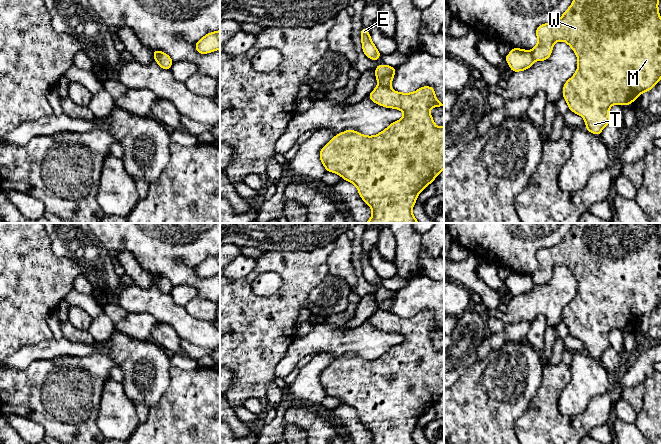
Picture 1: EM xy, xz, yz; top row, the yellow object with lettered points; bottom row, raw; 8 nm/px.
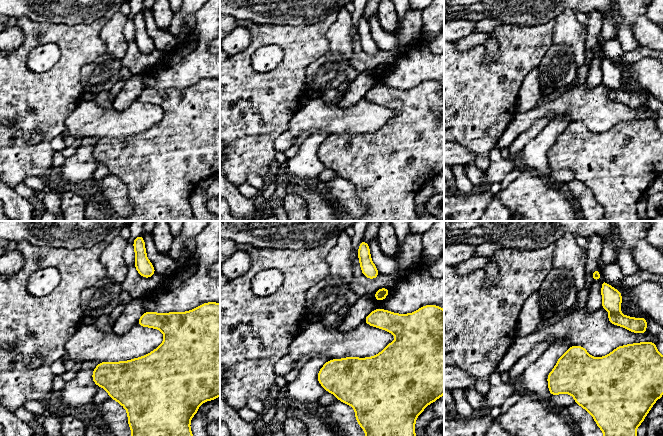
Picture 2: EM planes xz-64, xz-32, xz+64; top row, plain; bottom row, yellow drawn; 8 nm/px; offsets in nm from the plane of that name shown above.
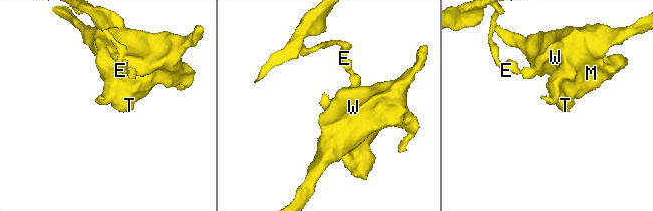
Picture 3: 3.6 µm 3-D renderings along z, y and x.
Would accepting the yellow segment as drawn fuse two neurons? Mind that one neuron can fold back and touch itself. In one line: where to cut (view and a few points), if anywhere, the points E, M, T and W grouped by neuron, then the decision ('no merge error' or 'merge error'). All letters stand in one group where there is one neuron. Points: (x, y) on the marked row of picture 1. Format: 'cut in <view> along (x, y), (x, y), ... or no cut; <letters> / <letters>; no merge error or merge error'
cut in xz along (378, 84), (389, 88); E / M T W; merge error

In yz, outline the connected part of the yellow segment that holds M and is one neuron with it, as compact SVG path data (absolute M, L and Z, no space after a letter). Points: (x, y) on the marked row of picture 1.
M573 0L558 20L537 27L538 43L531 50L534 60L548 59L556 41L565 41L577 55L577 71L564 84L562 96L569 110L584 118L590 133L600 136L603 128L611 123L608 112L612 105L630 105L660 81L661 18L658 3L659 0Z

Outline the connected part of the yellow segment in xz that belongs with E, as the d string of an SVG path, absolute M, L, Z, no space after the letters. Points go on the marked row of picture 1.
M364 26L361 29L361 41L364 54L371 60L379 60L381 54L371 41L370 33Z

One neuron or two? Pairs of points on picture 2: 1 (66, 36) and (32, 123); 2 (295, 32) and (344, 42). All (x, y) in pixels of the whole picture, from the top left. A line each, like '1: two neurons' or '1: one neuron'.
1: one neuron
2: two neurons

